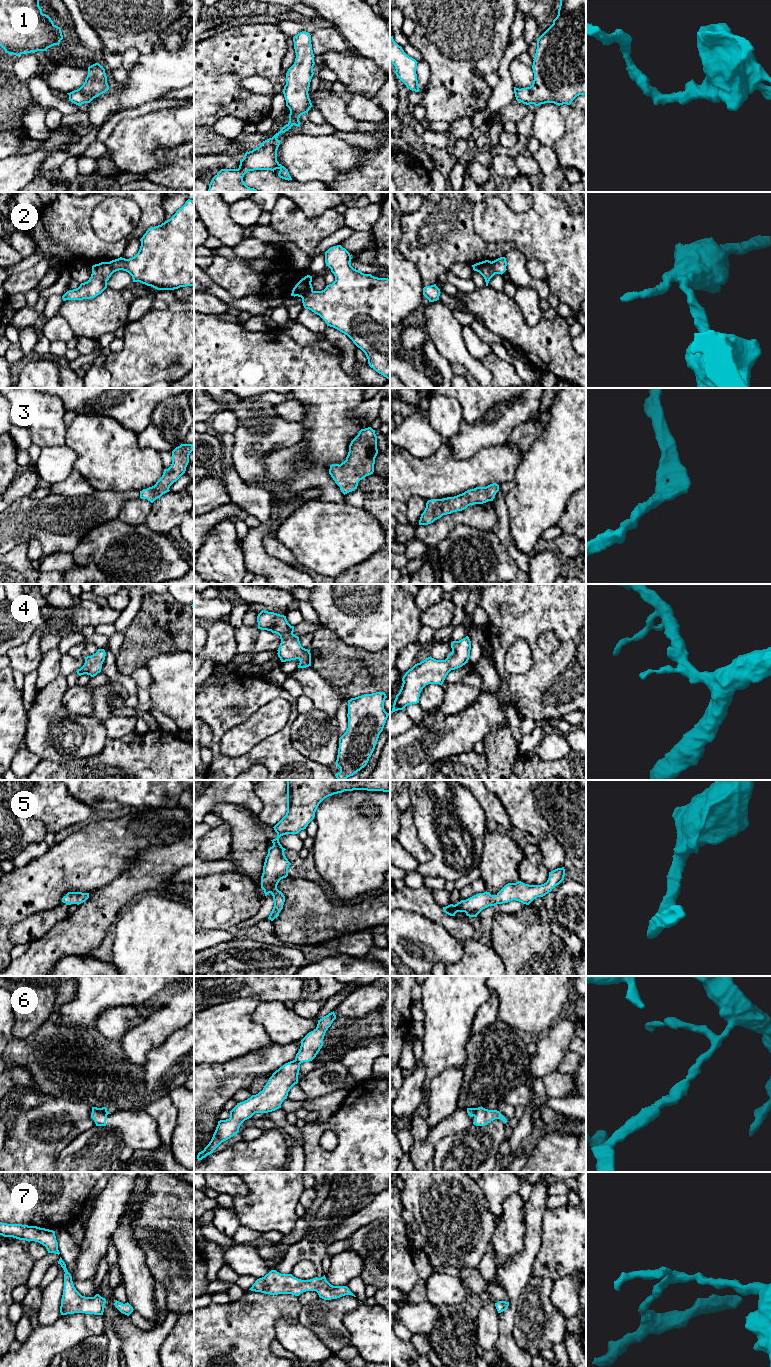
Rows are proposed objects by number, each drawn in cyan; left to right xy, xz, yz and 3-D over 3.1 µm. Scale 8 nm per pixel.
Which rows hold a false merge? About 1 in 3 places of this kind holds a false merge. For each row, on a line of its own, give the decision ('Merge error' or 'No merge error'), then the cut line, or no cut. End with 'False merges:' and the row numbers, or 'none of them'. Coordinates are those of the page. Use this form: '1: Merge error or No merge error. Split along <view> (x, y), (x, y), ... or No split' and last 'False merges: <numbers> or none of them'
1: No merge error. No split
2: Merge error. Split along yz (491, 262), (497, 273)
3: No merge error. No split
4: No merge error. No split
5: No merge error. No split
6: Merge error. Split along yz (477, 1108), (473, 1115)
7: No merge error. No split
False merges: 2, 6

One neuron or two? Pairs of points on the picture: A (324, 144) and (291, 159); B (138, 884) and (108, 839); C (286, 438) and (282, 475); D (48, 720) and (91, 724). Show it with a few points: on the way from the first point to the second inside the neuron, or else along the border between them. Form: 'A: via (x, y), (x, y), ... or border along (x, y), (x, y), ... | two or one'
A: via (316, 152), (312, 156), (299, 156) | one
B: border along (143, 850), (130, 865), (109, 882) | two
C: border along (301, 440), (293, 445), (274, 450), (265, 459) | two
D: via (59, 724), (80, 724) | one

